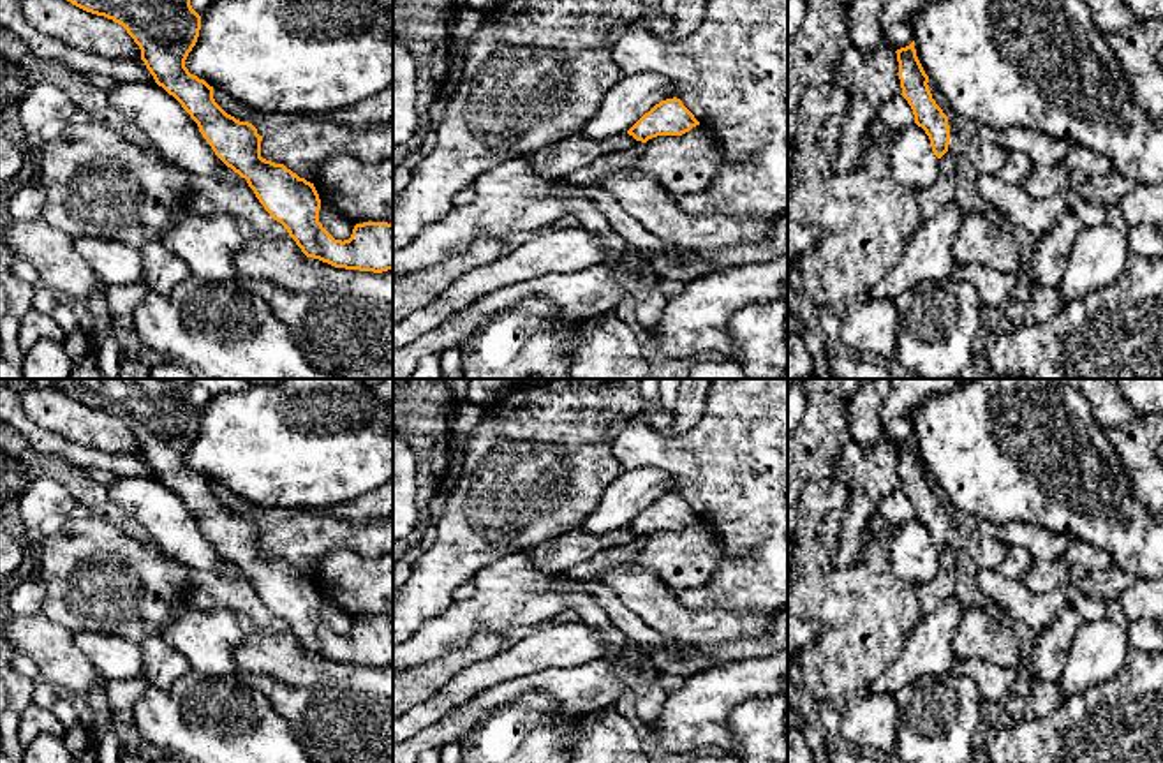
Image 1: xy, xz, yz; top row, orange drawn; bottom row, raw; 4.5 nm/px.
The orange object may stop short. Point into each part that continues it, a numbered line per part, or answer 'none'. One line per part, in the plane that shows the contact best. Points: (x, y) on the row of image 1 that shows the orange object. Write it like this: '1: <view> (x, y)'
none

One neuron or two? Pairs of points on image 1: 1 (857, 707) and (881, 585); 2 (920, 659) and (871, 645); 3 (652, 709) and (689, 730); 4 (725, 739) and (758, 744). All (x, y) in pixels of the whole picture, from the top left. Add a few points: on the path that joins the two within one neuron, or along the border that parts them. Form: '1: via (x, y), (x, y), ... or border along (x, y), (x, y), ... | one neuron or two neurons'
1: border along (866, 688), (850, 693), (841, 703) | two neurons
2: border along (922, 617), (911, 628), (901, 652), (871, 682) | two neurons
3: border along (665, 700), (659, 714), (647, 726) | two neurons
4: border along (748, 702), (735, 707), (726, 719), (735, 744) | two neurons

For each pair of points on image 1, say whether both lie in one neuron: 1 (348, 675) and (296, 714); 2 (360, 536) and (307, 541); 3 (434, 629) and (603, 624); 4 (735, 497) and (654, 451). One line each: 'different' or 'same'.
1: different
2: same
3: same
4: same

